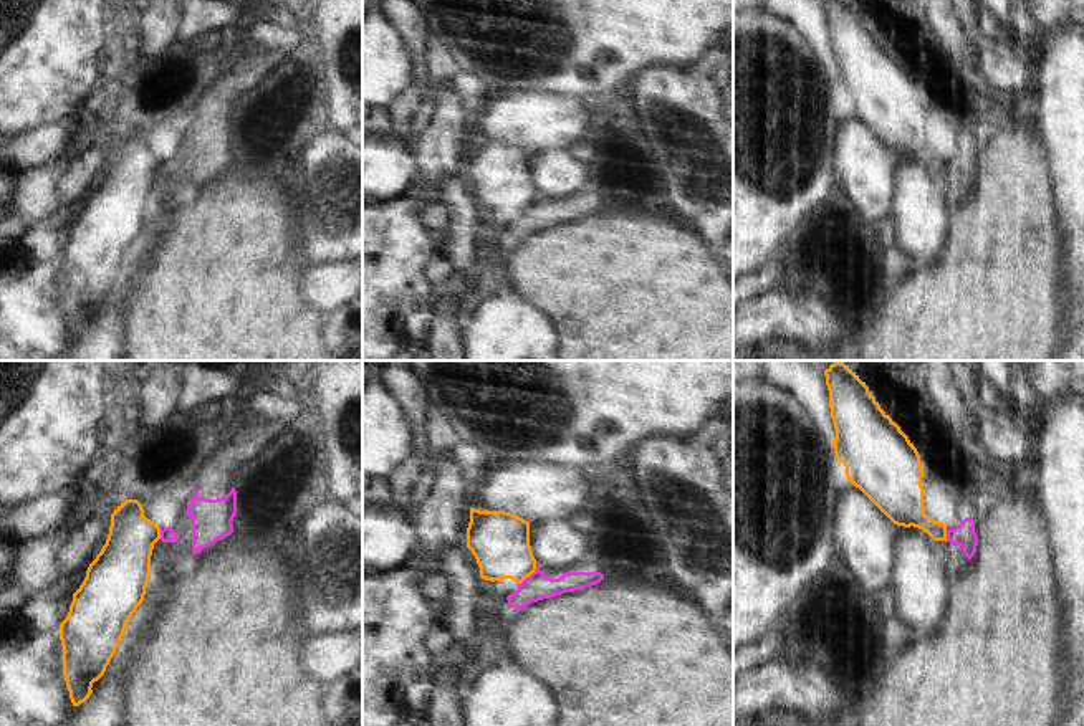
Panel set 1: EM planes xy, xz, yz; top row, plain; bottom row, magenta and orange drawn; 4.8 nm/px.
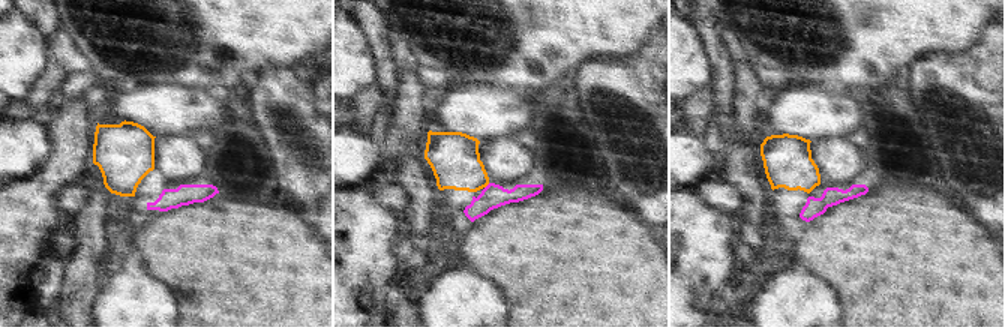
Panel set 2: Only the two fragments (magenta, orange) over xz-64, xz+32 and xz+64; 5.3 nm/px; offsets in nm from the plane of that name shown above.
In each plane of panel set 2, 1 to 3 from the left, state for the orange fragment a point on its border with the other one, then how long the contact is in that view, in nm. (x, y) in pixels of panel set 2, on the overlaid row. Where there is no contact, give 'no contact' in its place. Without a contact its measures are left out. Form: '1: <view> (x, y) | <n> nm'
1: no contact
2: xz+32 (486, 186) | 40 nm
3: no contact

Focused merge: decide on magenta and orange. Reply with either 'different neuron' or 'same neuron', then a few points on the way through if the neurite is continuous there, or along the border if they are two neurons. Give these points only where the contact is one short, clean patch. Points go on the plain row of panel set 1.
different neuron

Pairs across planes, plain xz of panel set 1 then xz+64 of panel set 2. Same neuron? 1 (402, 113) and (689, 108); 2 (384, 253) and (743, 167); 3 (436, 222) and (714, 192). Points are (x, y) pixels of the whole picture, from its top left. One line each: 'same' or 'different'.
1: same
2: different
3: same

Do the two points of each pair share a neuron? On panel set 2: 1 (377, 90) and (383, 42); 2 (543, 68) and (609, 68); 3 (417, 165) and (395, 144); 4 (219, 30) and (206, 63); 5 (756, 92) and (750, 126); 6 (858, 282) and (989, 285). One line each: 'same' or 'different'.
1: different
2: different
3: different
4: same
5: same
6: same

